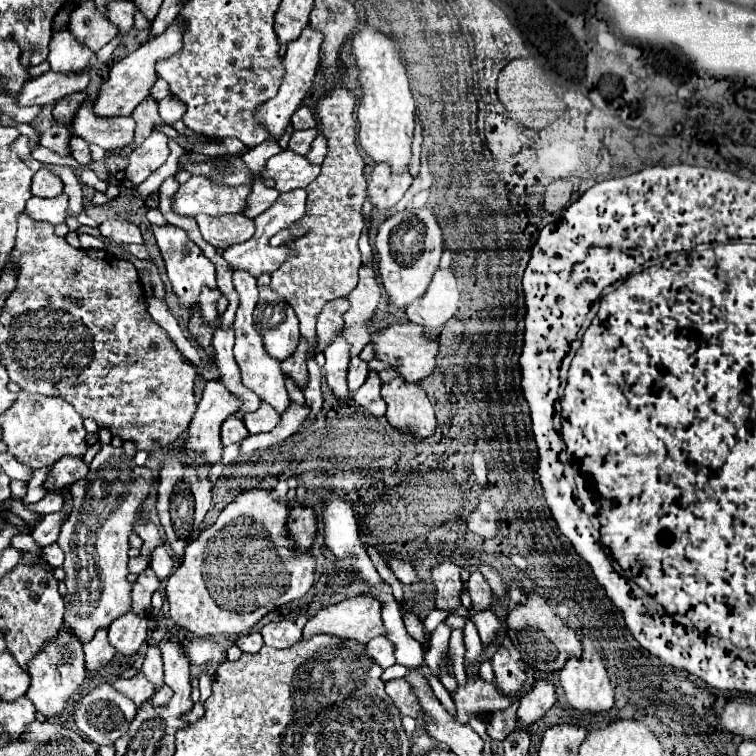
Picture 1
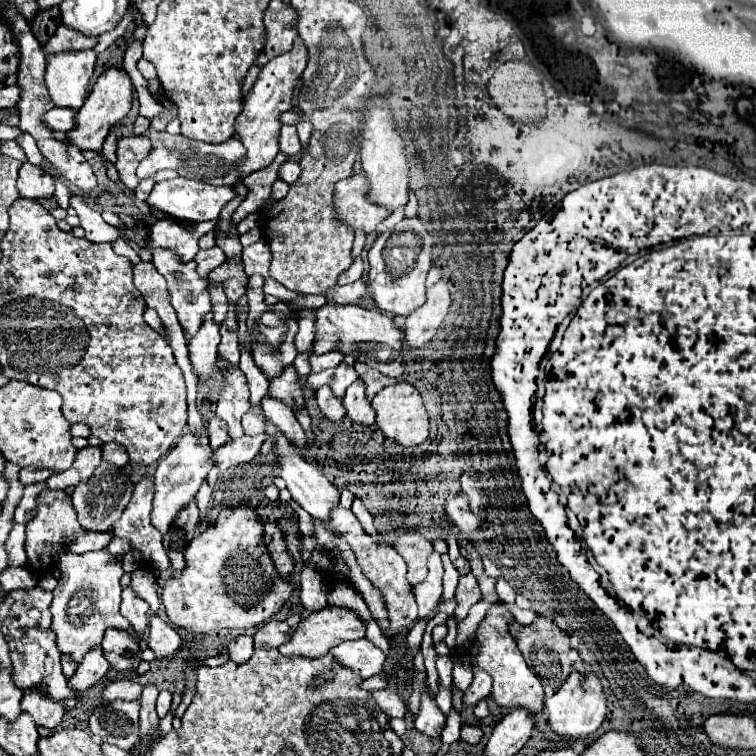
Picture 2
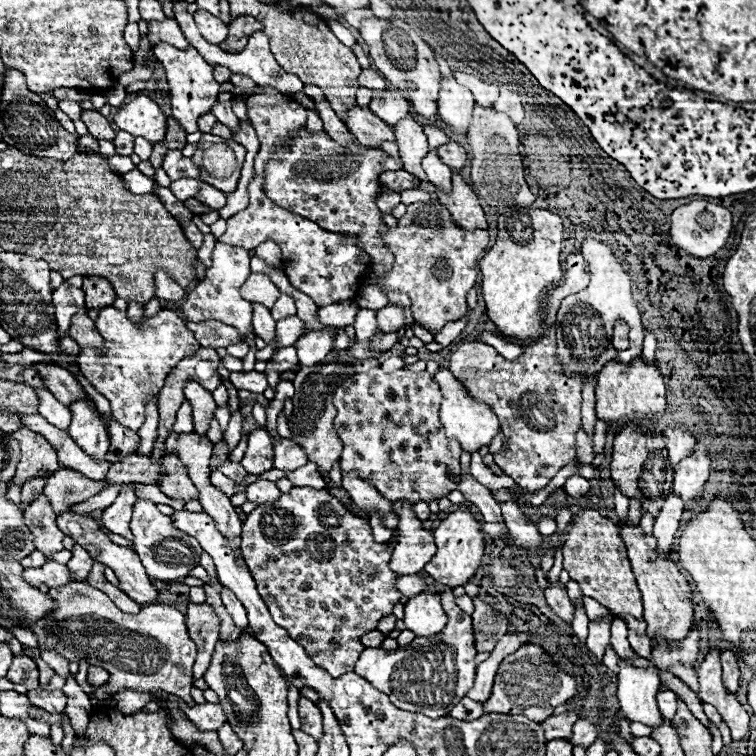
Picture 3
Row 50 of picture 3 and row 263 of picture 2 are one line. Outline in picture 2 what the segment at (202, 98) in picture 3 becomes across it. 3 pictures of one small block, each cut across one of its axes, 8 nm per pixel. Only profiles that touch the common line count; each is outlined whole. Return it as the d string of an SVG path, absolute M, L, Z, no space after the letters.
M156 248L152 252L152 256L154 256L156 270L168 282L168 292L170 292L170 298L172 298L172 306L178 314L178 320L184 328L184 334L186 334L186 338L192 338L196 334L196 330L200 328L200 324L202 324L202 316L212 308L210 294L208 294L208 278L204 278L196 272L196 262L194 260L192 262L182 262L182 258L176 256L174 250Z

